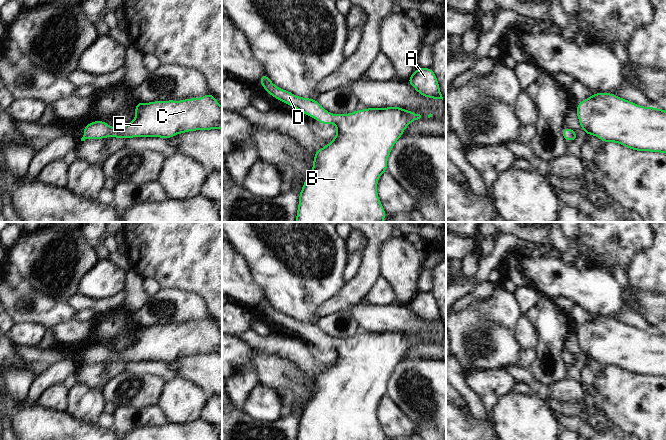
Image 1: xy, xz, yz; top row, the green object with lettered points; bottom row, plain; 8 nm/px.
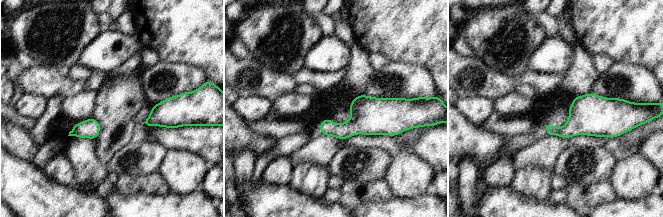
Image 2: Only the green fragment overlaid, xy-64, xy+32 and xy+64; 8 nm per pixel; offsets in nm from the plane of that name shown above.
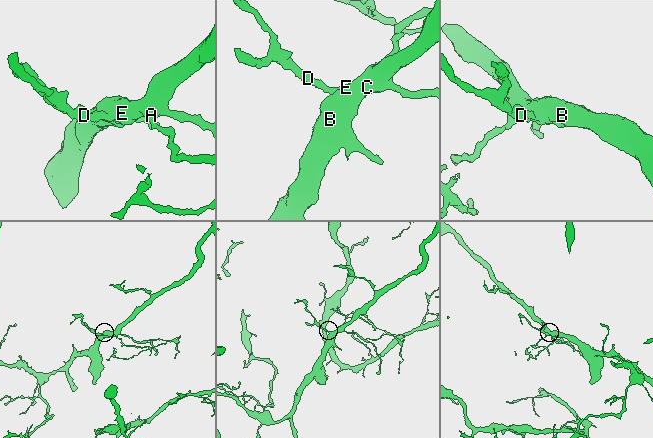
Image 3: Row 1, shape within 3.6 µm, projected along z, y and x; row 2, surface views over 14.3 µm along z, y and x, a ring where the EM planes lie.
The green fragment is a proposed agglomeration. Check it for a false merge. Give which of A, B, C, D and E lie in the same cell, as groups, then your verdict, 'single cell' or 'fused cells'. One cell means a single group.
A B C D E | single cell

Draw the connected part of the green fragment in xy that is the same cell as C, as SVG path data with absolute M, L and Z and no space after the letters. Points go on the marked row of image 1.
M208 93L207 95L194 99L189 98L182 101L154 101L151 103L138 102L135 105L136 118L129 124L119 128L112 128L104 121L94 121L84 126L84 135L81 141L89 139L104 139L105 137L125 138L130 137L162 137L168 139L179 133L197 131L202 129L222 129L222 107L216 98Z

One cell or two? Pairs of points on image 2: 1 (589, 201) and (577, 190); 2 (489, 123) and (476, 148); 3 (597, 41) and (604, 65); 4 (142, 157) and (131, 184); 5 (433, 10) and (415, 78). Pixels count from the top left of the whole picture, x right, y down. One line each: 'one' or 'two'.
1: one
2: two
3: two
4: two
5: two

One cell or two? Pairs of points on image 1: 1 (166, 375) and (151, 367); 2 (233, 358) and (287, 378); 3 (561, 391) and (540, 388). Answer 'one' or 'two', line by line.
1: one
2: one
3: two

